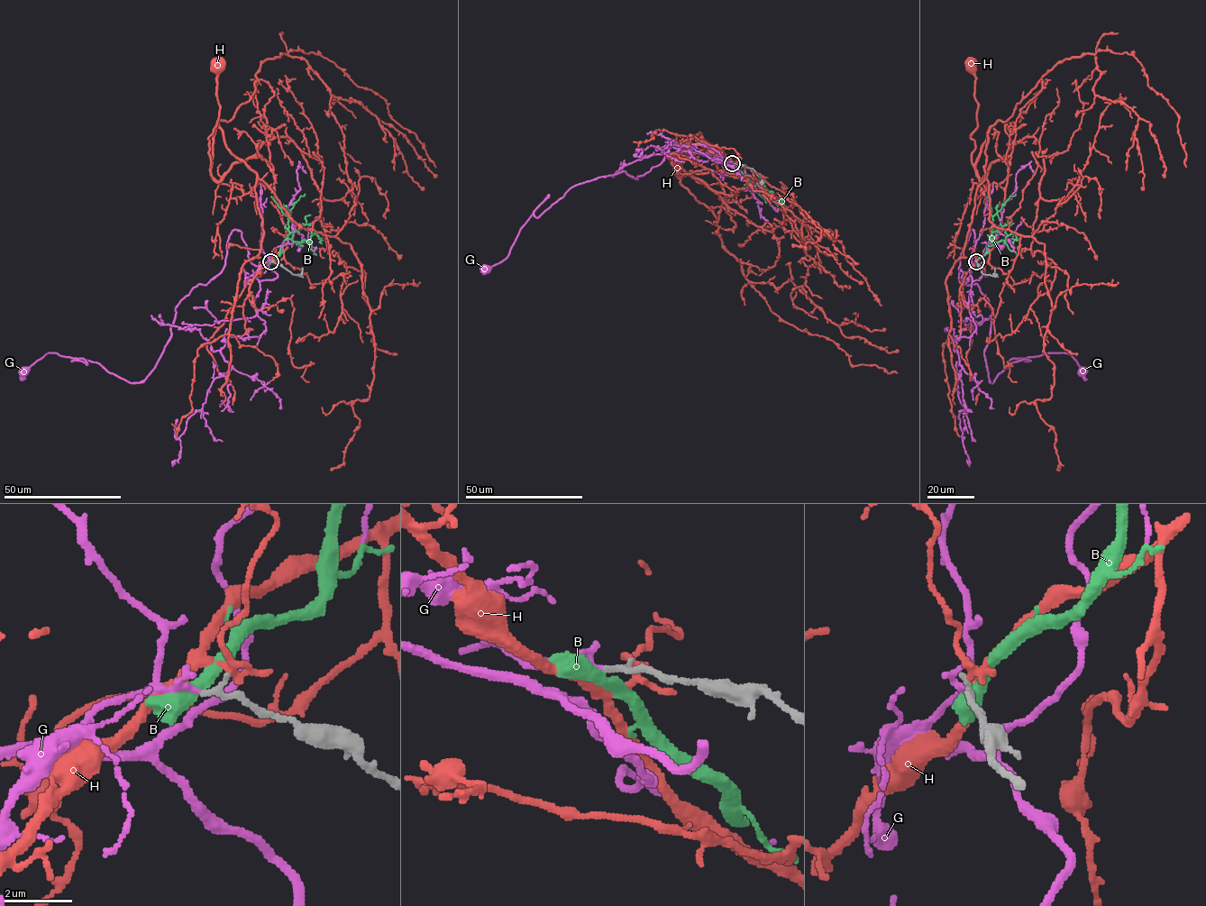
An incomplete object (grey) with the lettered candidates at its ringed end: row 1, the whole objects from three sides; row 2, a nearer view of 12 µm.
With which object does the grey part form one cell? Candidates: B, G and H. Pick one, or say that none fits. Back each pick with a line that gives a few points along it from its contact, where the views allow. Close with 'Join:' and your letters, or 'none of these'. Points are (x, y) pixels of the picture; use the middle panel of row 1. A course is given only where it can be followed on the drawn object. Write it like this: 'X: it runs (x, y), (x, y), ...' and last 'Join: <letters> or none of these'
G: it runs (732, 163), (671, 146), (637, 179), (571, 187), (536, 217), (548, 195), (483, 274)
Join: G

